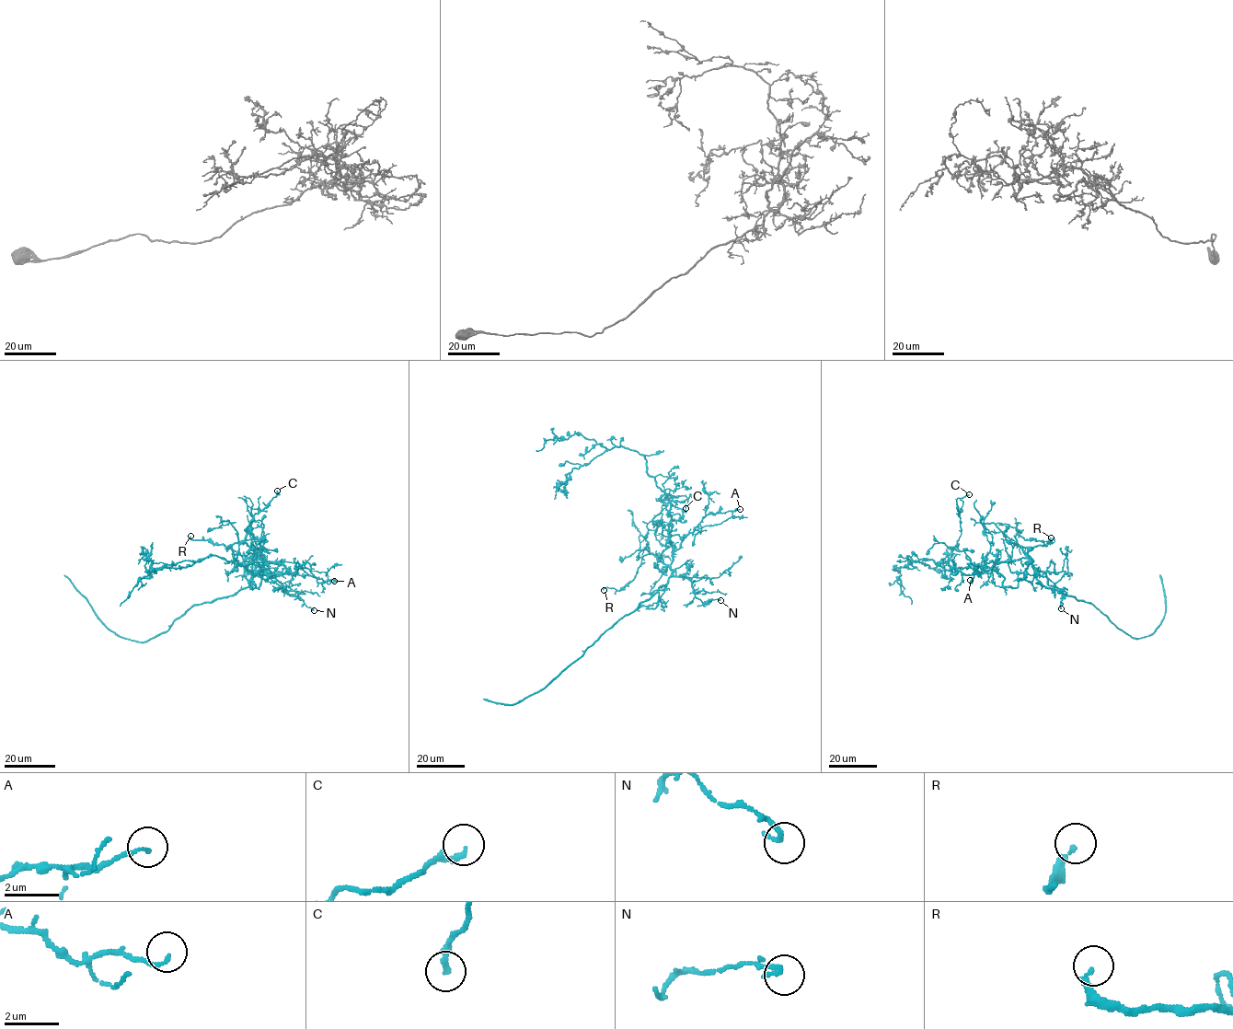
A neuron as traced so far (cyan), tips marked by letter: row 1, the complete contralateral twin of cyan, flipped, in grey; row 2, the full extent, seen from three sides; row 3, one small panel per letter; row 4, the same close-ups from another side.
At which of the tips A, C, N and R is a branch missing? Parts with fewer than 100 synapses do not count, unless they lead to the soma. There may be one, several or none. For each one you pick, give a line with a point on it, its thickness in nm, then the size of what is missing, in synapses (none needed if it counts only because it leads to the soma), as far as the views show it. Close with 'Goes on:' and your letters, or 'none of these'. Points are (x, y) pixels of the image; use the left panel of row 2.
Goes on: none of these

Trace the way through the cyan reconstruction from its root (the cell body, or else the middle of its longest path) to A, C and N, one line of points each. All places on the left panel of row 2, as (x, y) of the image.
A: (247, 563), (257, 553), (294, 573), (307, 562), (315, 576), (334, 581)
C: (247, 563), (244, 575), (249, 587), (259, 588), (261, 566), (250, 549), (247, 527), (279, 494), (277, 491)
N: (247, 563), (257, 553), (263, 568), (287, 593), (297, 595), (314, 610)

